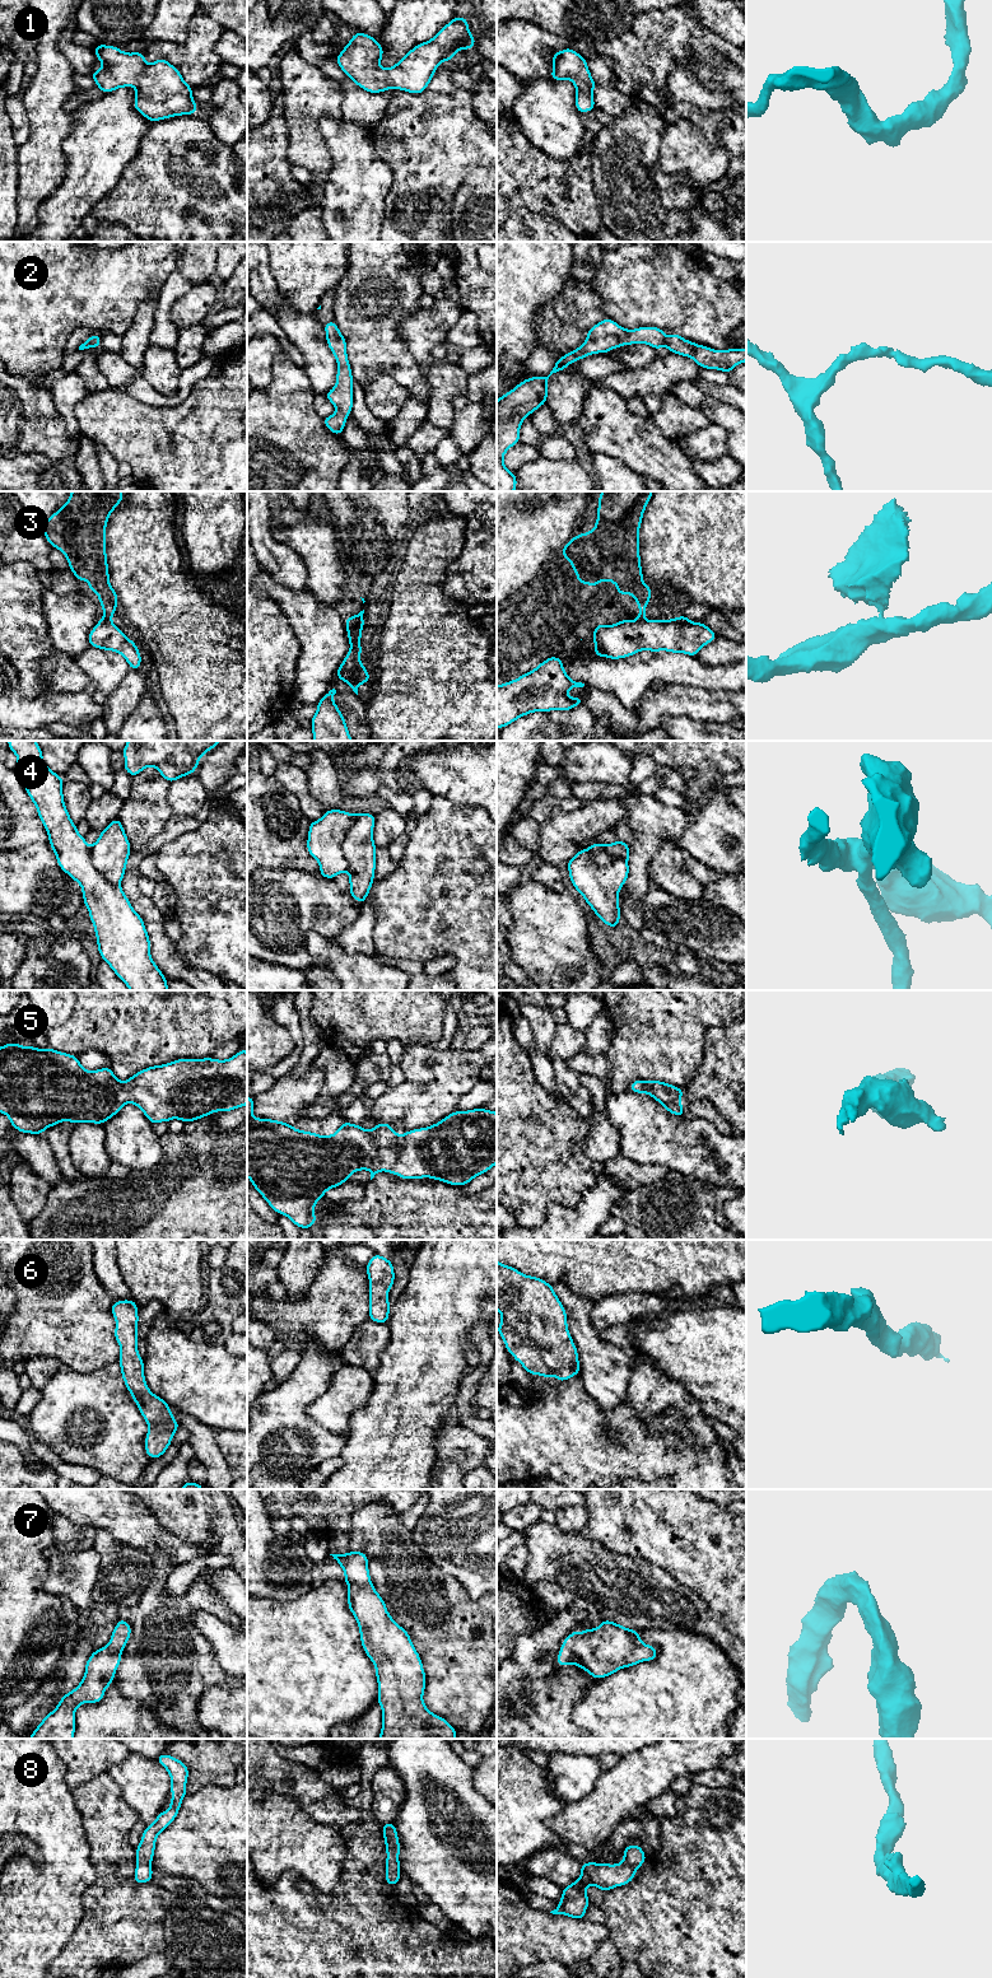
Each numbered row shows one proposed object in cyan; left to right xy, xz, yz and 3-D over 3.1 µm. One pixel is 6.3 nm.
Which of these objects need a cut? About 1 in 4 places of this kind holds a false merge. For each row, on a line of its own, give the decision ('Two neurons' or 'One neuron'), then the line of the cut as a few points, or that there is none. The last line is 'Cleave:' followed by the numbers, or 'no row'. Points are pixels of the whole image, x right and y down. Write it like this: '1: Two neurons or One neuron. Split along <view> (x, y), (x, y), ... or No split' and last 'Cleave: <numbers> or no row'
1: One neuron. No split
2: One neuron. No split
3: Two neurons. Split along xy (102, 619), (110, 621)
4: Two neurons. Split along xz (355, 815), (343, 843), (345, 871)
5: One neuron. No split
6: One neuron. No split
7: One neuron. No split
8: One neuron. No split
Cleave: 3, 4

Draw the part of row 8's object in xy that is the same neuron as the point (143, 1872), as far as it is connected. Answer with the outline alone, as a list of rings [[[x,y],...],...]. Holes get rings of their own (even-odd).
[[[166,1753],[160,1754],[155,1760],[164,1767],[171,1776],[172,1800],[169,1802],[169,1810],[159,1811],[155,1821],[146,1825],[141,1835],[140,1844],[135,1848],[136,1869],[134,1881],[138,1884],[152,1881],[153,1869],[150,1865],[154,1857],[157,1837],[176,1819],[181,1809],[181,1802],[187,1793],[187,1765]]]

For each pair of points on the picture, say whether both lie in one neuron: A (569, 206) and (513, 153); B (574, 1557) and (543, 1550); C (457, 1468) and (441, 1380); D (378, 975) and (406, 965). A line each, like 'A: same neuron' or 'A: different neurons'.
A: same neuron
B: same neuron
C: different neurons
D: different neurons

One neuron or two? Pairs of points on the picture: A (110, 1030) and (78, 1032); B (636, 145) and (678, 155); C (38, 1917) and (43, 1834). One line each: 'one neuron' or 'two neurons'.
A: one neuron
B: two neurons
C: one neuron

